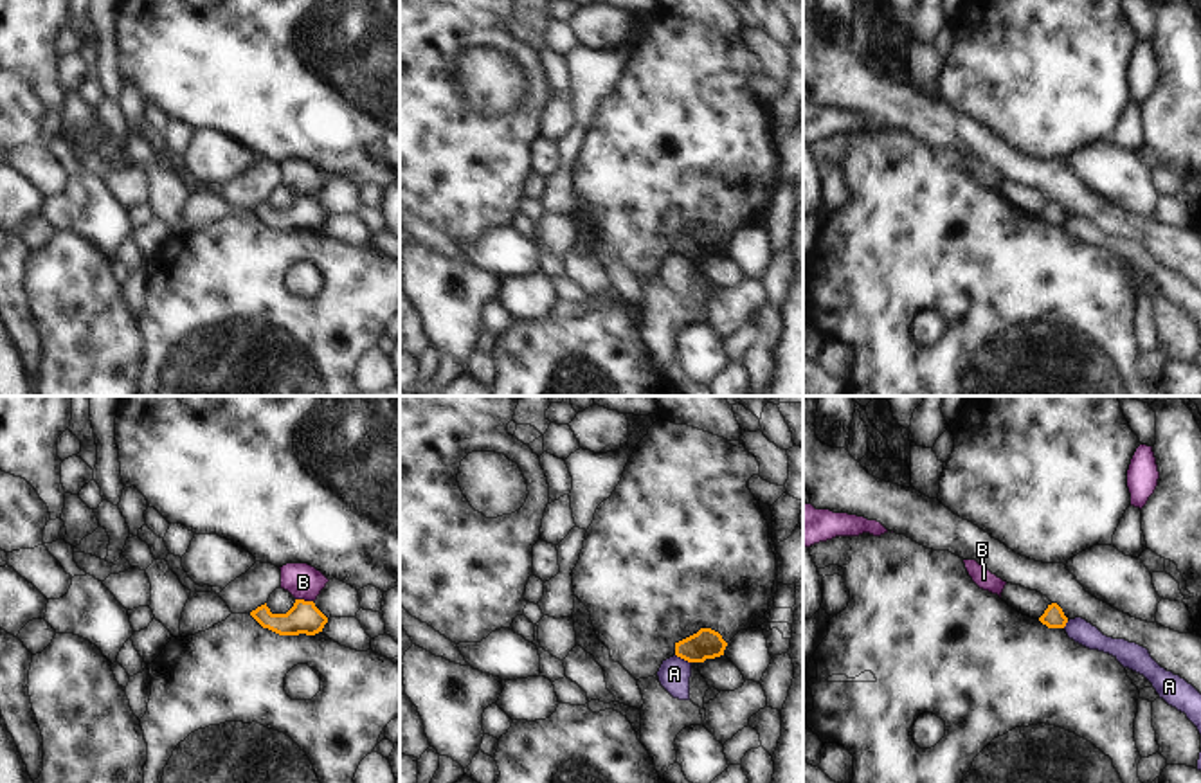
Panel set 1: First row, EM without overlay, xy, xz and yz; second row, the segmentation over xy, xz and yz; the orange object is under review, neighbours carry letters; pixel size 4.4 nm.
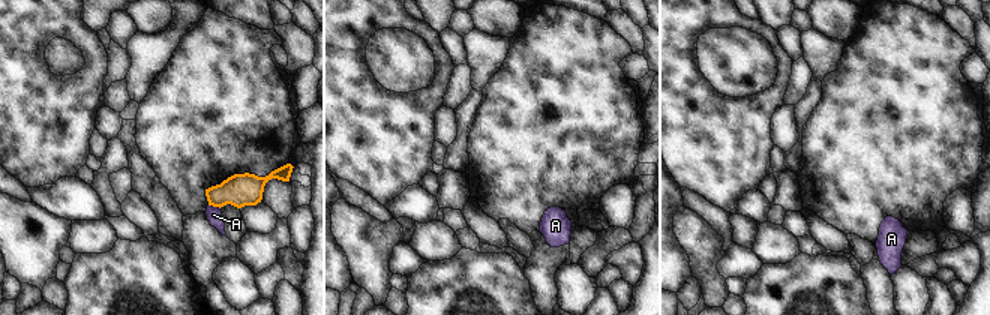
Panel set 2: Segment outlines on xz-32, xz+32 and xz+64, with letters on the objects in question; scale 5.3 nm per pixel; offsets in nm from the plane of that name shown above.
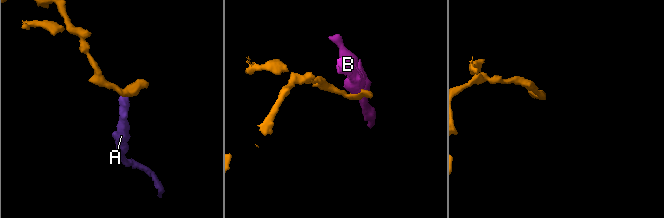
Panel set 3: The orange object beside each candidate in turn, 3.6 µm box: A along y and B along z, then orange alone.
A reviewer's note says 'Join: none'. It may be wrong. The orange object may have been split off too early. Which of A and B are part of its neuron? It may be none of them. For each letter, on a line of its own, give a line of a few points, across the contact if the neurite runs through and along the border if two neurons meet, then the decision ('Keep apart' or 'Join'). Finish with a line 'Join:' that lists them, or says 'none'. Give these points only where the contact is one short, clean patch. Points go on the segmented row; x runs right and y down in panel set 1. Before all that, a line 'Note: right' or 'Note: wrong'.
Note: right
A: Line: xz (676, 654), (690, 663). Keep apart
B: Line: xy (296, 598), (312, 602). Keep apart
Join: none.

